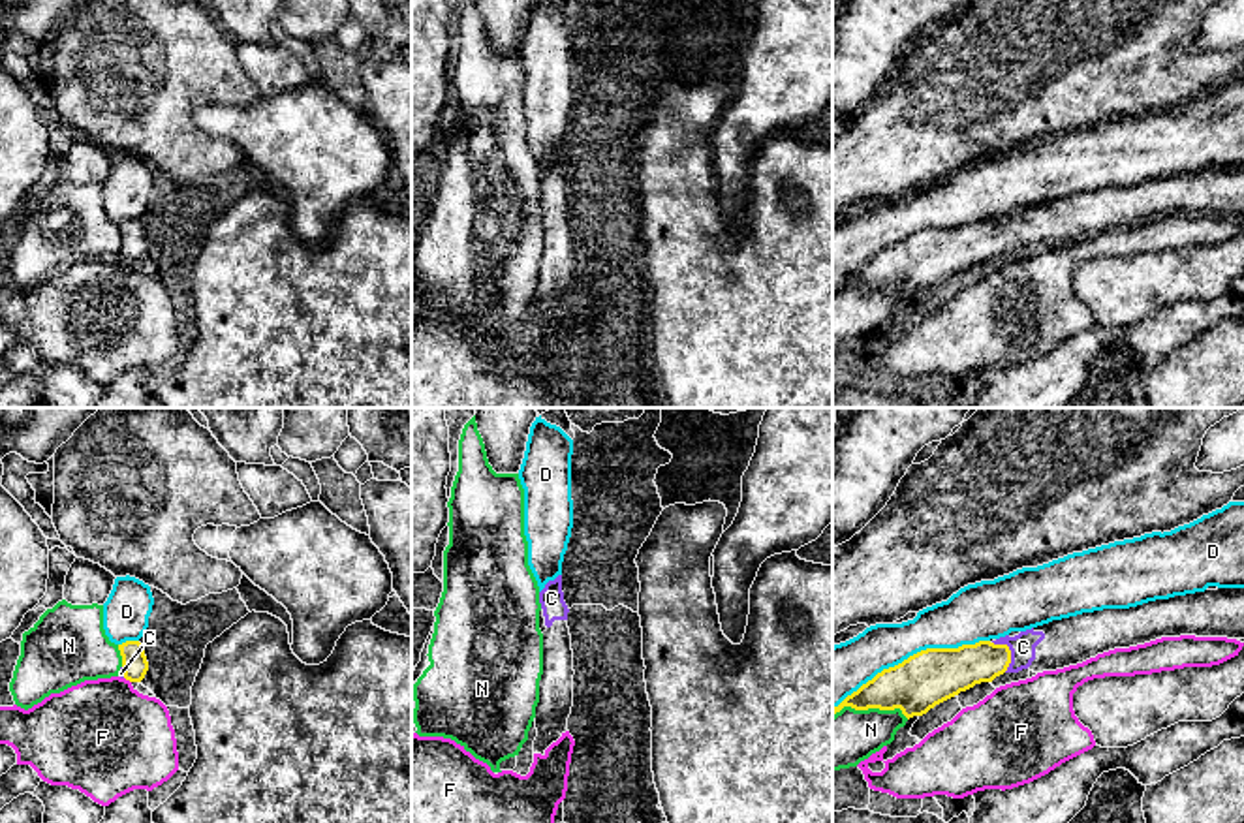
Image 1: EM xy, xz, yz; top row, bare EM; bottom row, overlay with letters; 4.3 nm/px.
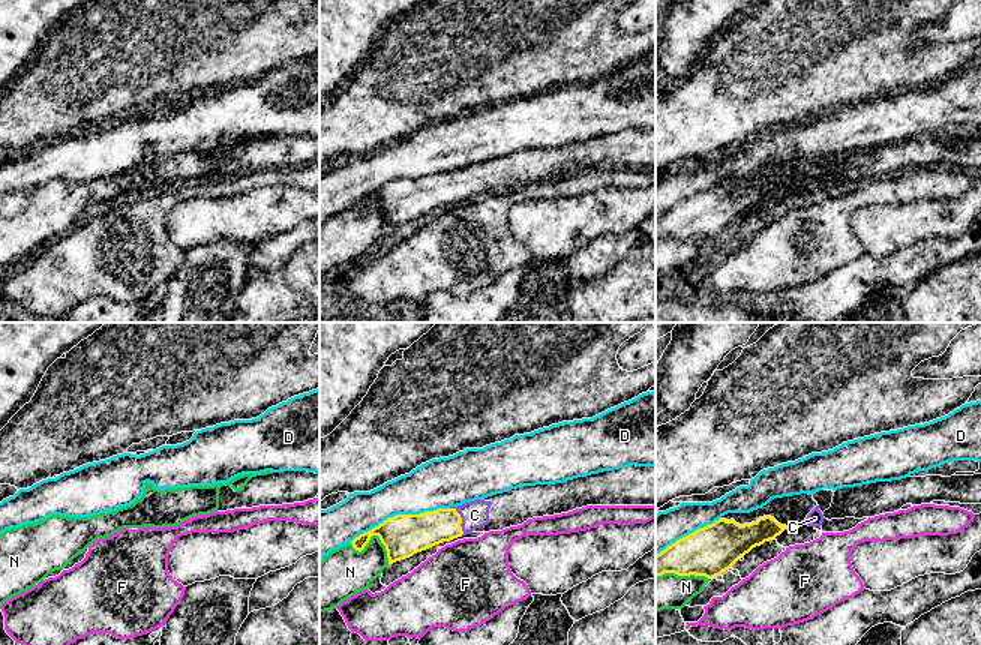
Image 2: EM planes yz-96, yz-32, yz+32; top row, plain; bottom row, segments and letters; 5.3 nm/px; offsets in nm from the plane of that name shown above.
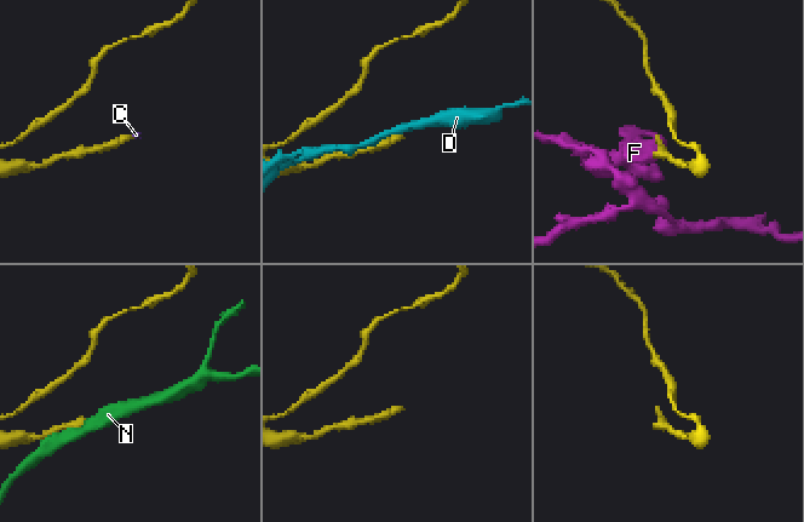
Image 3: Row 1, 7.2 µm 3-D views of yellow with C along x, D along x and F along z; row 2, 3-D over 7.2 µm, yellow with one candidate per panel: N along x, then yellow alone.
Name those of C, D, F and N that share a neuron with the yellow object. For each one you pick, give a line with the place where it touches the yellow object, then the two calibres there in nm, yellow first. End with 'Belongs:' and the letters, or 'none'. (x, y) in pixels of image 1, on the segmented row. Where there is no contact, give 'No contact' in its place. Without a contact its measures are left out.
C: Touches yellow at yz (1010, 652). Thickness 190 nm (yellow) against 110 nm
Belongs: C

